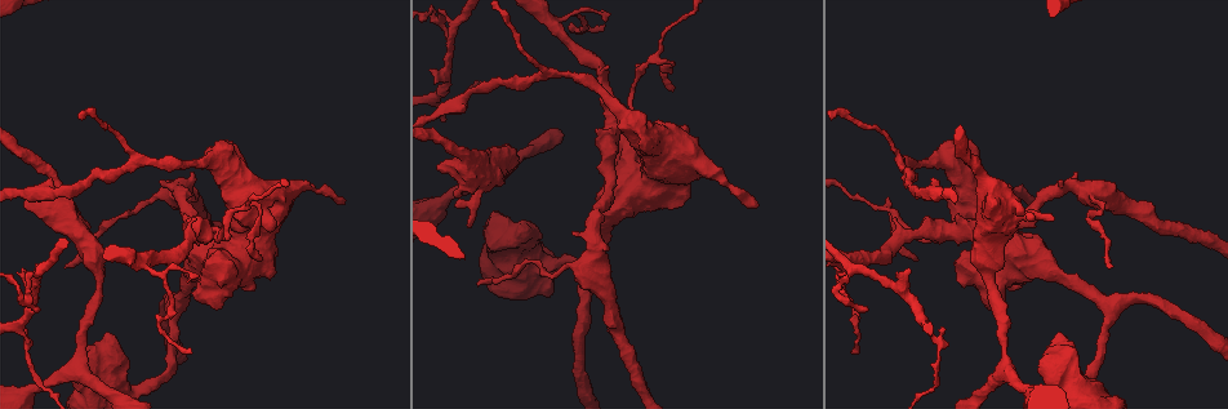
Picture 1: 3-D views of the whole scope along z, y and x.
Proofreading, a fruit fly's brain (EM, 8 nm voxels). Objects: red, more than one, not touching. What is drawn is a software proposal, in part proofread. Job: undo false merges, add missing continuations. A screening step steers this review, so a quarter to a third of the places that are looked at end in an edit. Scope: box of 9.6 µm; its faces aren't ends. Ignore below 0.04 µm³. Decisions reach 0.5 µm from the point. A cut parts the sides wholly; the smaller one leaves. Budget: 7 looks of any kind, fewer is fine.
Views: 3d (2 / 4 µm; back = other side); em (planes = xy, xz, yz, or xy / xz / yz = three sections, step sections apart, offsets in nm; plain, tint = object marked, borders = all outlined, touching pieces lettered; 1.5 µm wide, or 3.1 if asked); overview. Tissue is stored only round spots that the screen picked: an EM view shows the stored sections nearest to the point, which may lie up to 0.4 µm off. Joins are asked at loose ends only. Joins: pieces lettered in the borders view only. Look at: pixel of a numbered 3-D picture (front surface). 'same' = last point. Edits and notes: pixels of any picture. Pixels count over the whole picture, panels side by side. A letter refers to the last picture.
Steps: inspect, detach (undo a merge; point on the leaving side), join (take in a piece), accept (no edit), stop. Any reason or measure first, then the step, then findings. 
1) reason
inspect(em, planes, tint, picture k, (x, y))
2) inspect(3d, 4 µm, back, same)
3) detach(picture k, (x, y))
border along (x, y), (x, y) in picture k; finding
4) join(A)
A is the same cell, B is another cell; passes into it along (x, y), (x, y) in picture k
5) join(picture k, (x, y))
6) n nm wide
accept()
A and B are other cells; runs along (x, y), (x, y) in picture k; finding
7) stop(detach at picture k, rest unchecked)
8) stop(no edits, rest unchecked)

two arms in line, one across
inspect(em, planes, tint, picture 1, (201, 231))

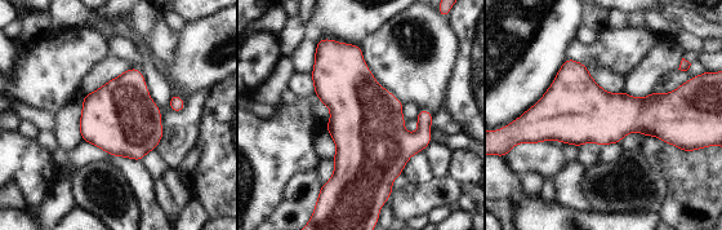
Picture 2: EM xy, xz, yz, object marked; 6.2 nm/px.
inspect(em, planes, borders, same)

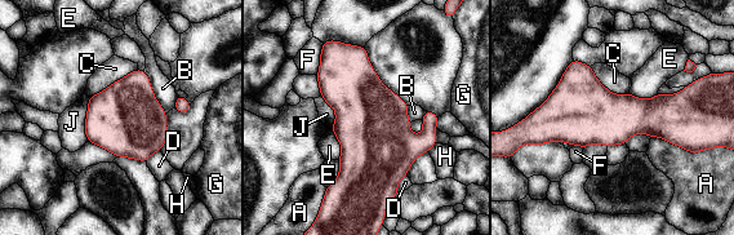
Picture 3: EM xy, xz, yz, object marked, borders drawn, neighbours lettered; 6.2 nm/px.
460 nm wide; C touches over 340 nm
accept()
A, B, C, D, E, F, G, H and J are other cells; continuous, no second neuron

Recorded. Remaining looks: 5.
branch stops here
inspect(em, xz, step 4, plain, picture 1, (1011, 290))

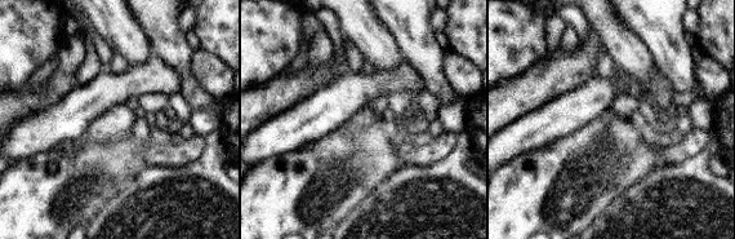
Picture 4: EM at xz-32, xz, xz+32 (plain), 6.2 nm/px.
see the neighbours
inspect(em, xz, step 4, borders, same)

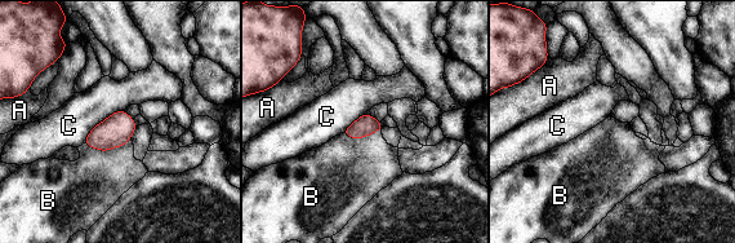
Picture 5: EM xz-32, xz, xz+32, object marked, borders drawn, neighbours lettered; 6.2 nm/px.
accept()
A, B and C are other cells; border along (130, 137), (107, 150), (84, 144) in picture 5; none of them fits

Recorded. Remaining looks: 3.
stops while still wide
inspect(3d, 4 µm, picture 1, (539, 243))

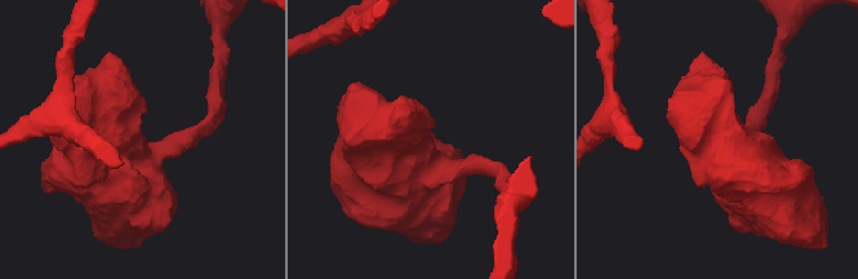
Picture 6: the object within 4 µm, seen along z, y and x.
shape alone is not enough
inspect(em, planes, borders, picture 6, (139, 129))

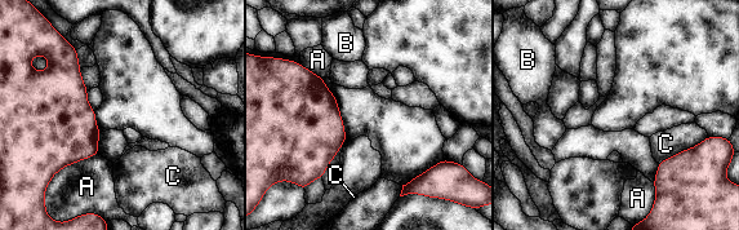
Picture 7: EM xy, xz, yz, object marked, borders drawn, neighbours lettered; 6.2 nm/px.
accept()
A, B and C are other cells; border along (98, 153), (66, 164), (45, 186) in picture 7; none of them fits

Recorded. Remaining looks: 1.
stop(no edits, rest unchecked)

